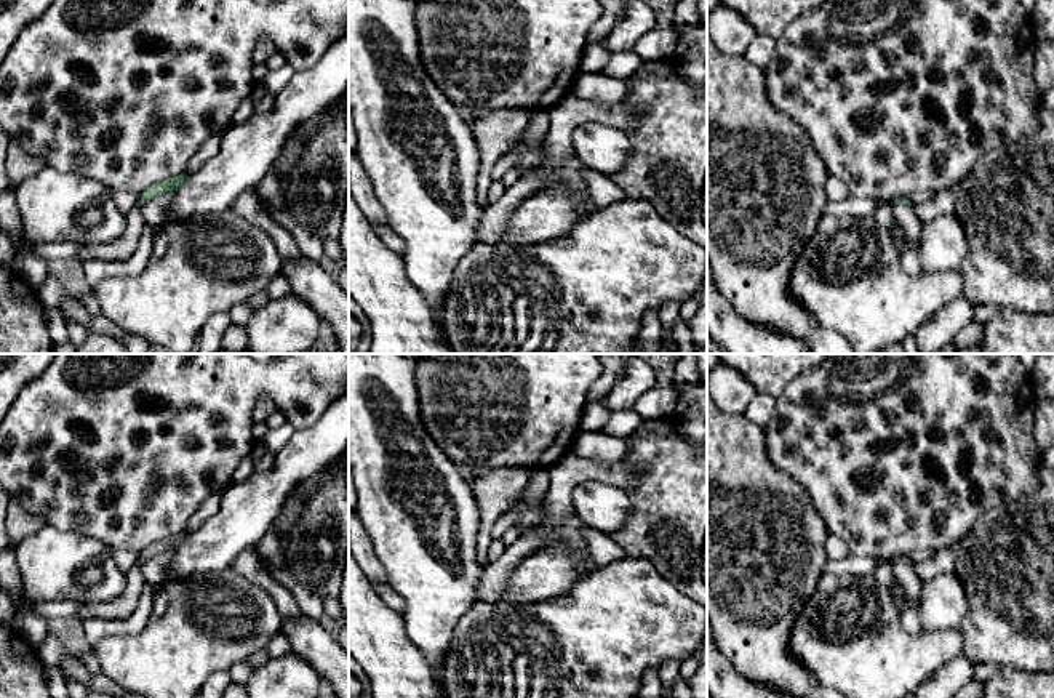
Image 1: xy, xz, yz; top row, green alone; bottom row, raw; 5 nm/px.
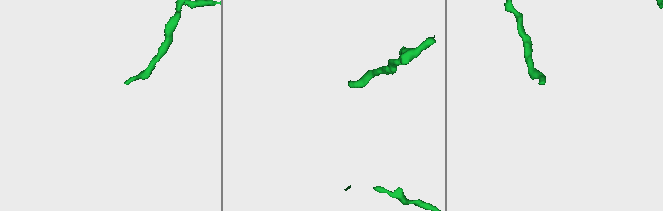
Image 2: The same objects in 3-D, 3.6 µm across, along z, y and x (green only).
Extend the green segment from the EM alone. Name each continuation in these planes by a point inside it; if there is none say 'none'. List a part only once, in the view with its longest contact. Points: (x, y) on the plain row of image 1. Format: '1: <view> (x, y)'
1: yz (904, 572)

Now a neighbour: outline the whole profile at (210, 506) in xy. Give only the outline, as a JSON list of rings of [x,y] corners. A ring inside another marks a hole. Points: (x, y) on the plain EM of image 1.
[[[222,491],[211,493],[198,507],[198,511],[189,519],[184,533],[192,535],[197,532],[210,517],[213,517],[221,506]]]

